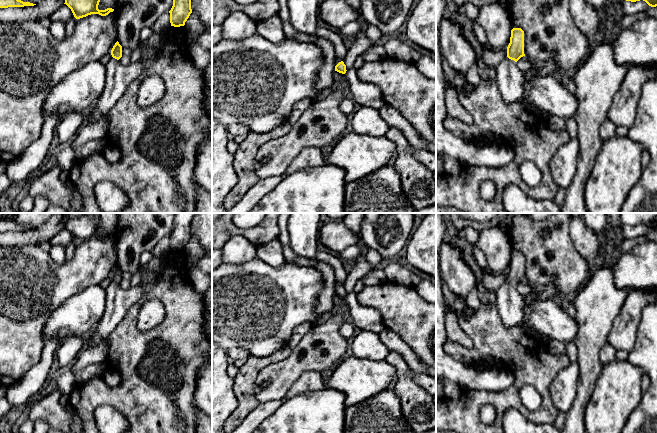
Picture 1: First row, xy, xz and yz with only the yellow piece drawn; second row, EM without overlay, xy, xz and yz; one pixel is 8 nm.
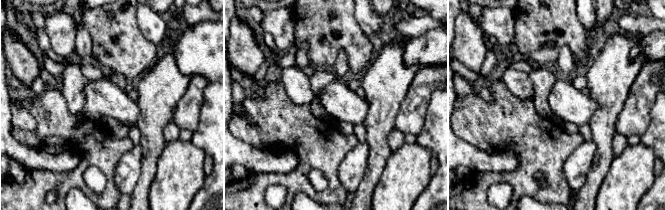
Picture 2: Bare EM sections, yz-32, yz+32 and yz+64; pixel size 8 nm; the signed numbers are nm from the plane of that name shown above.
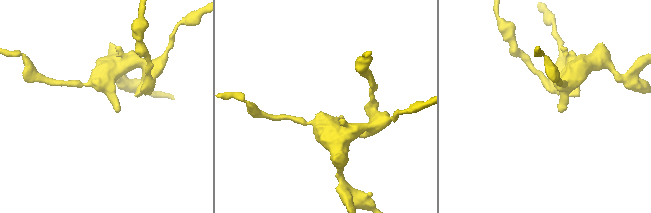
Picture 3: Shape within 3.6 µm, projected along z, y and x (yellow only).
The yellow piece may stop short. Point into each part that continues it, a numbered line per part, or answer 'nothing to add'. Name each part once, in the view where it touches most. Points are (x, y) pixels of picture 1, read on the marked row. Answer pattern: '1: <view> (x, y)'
1: yz (510, 79)

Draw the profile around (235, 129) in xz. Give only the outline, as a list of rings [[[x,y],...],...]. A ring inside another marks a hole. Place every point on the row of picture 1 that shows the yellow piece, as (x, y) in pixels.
[[[233,123],[226,127],[230,138],[239,136],[239,135],[247,135],[250,130],[244,126],[242,123]]]

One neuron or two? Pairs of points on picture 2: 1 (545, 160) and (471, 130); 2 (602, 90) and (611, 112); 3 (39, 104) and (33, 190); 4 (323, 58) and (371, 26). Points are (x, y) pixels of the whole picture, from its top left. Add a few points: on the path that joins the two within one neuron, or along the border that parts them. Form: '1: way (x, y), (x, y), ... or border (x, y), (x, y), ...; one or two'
1: way (527, 143), (514, 130), (489, 130); one
2: way (607, 95), (610, 98), (610, 107); one
3: way (68, 127), (87, 146), (87, 159), (62, 181); one
4: border (354, 10), (357, 23), (367, 35); two

